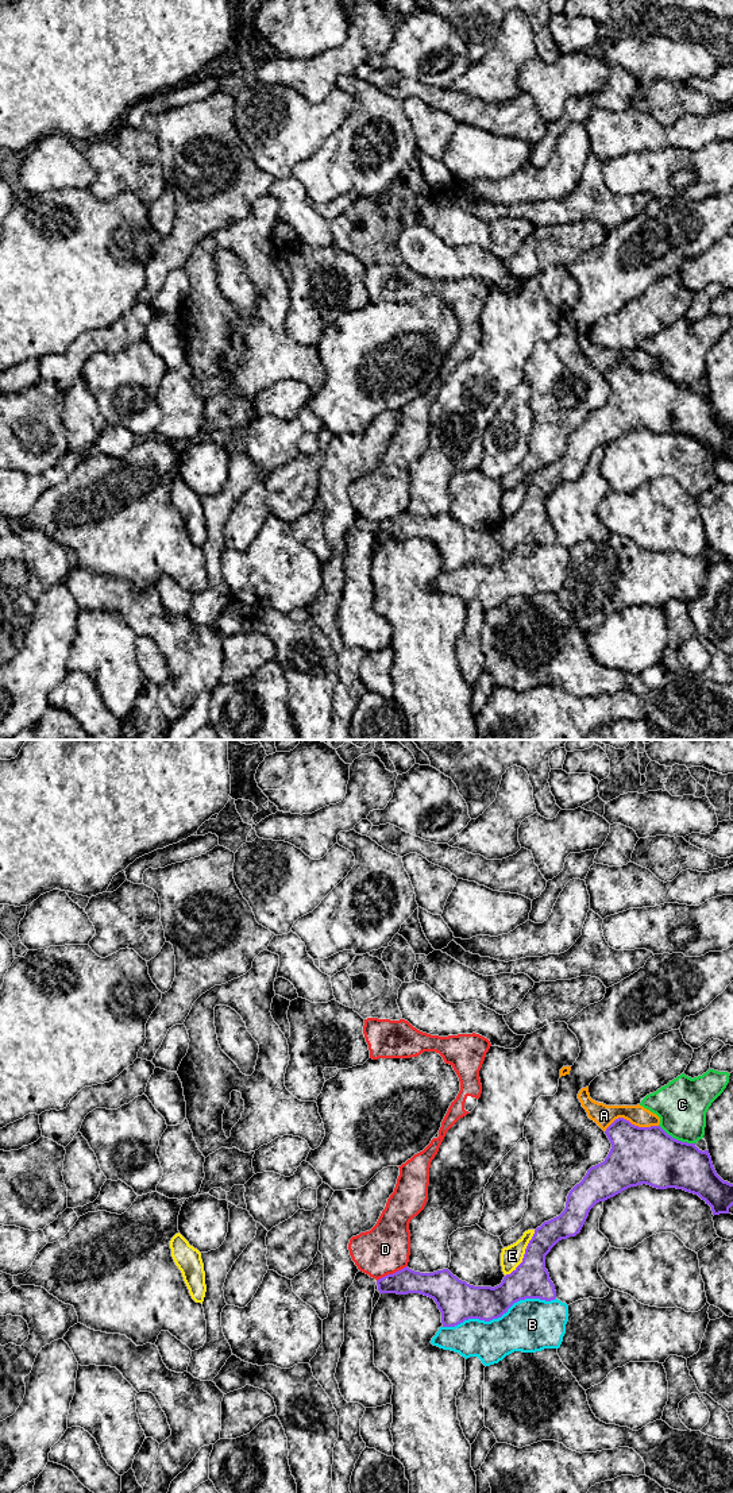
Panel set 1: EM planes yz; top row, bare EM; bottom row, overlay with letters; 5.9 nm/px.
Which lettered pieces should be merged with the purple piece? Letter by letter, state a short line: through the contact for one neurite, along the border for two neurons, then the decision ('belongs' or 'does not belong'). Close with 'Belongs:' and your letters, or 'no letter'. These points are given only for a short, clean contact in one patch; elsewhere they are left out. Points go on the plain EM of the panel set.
A: does not belong
B: does not belong
C: does not belong
D: line yz (404, 525), (393, 517), (385, 502), (385, 493); belongs
E: does not belong
Belongs: D

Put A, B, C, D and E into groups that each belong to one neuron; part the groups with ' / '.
A / B / C / D / E

